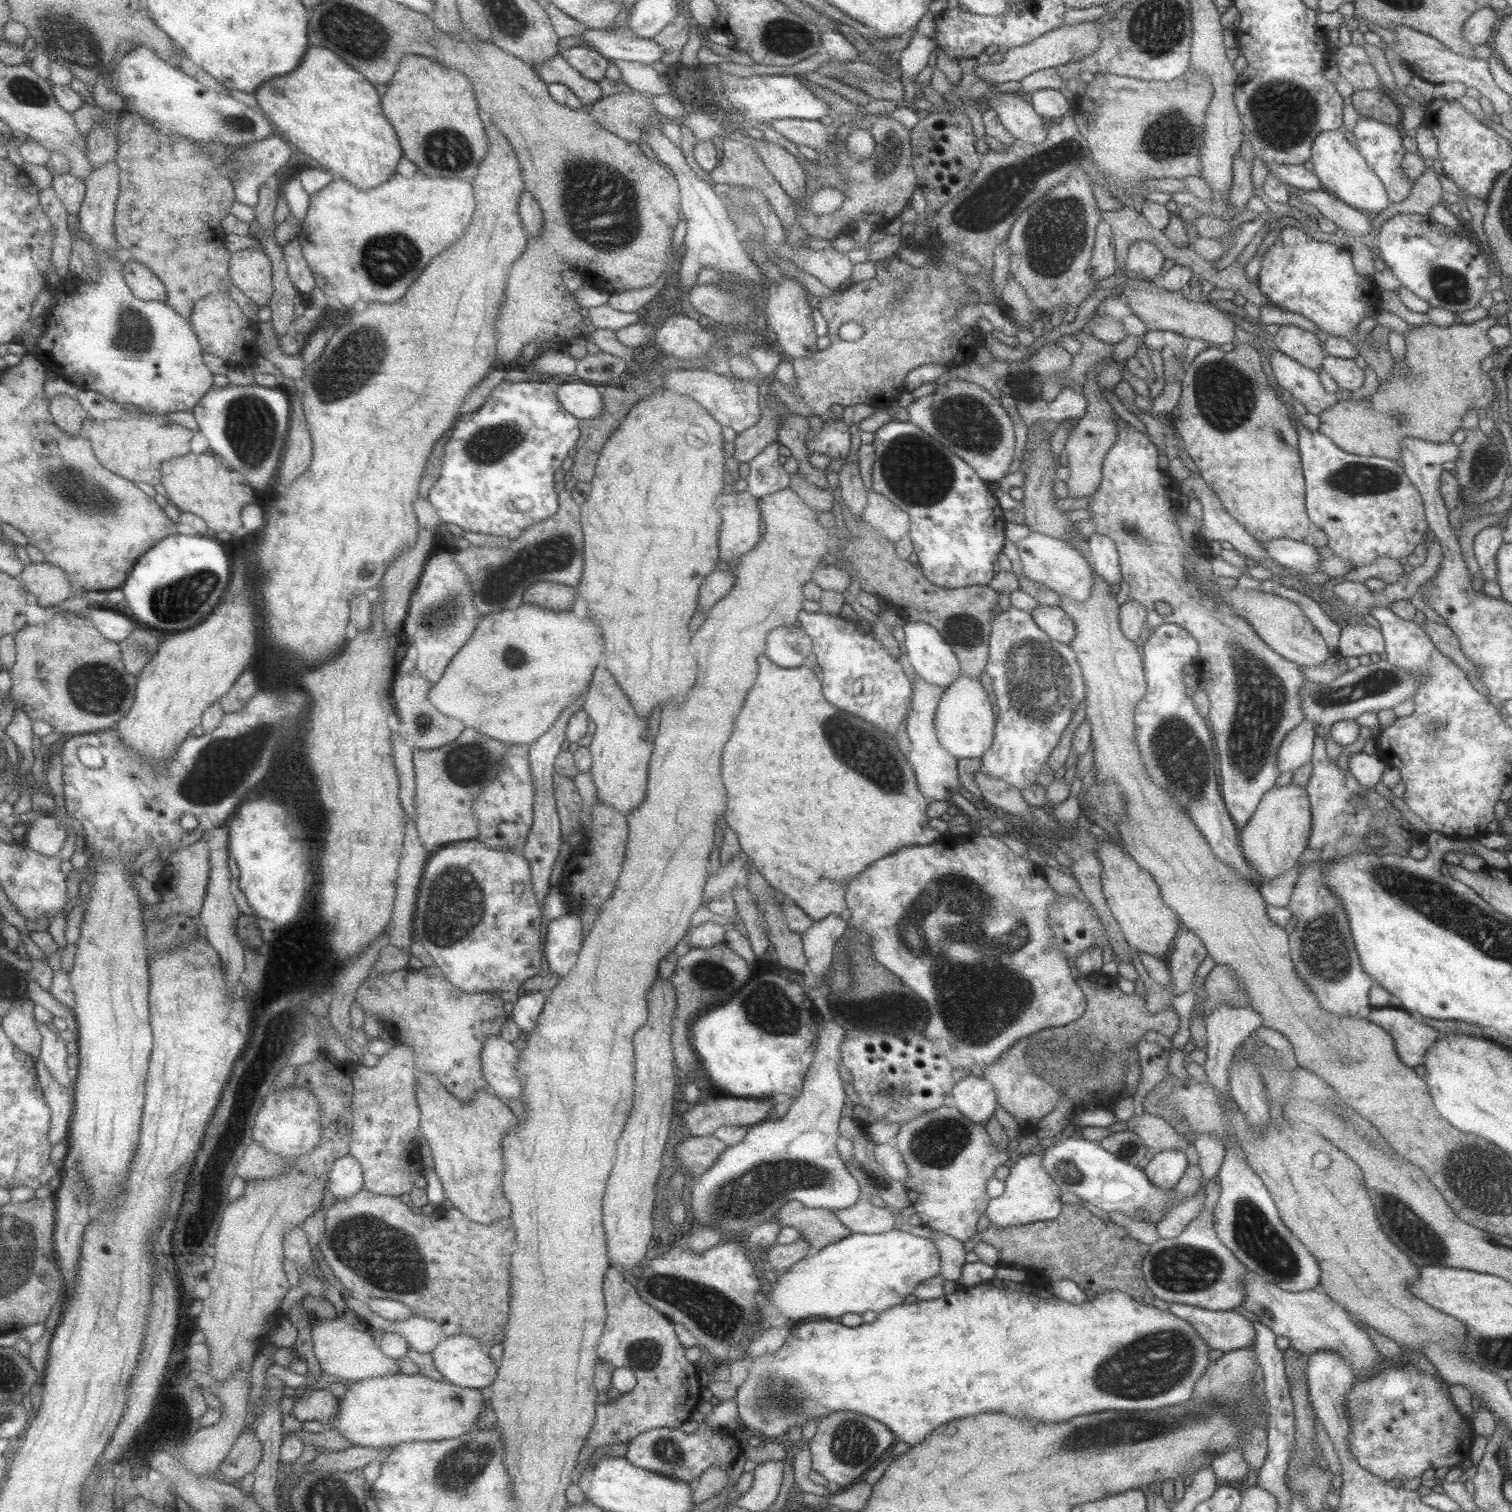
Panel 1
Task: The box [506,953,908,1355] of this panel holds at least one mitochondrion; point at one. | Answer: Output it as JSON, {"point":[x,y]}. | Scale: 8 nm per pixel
{"point":[738,1199]}

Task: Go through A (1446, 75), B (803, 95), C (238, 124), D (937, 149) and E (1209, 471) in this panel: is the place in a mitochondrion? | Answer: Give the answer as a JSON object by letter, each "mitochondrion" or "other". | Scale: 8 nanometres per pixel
{"A":"other","B":"other","C":"mitochondrion","D":"other","E":"other"}

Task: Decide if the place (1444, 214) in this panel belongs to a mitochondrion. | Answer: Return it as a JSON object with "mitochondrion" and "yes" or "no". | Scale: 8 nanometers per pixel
{"mitochondrion":"no"}

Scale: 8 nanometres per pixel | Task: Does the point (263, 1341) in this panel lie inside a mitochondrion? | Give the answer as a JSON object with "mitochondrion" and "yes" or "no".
{"mitochondrion":"no"}

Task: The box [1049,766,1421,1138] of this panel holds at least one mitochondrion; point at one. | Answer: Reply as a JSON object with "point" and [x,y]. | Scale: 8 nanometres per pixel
{"point":[1324,949]}

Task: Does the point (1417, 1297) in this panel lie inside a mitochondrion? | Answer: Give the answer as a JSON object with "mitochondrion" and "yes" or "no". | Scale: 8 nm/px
{"mitochondrion":"no"}

